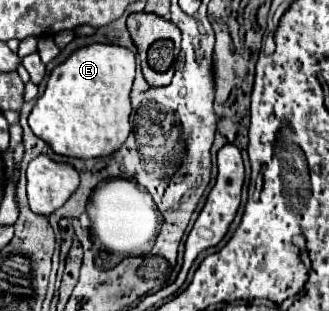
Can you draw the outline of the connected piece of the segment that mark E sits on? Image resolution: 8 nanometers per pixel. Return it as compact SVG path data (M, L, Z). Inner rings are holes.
M92 44L86 48L76 50L64 64L56 66L50 74L50 80L46 84L44 94L36 100L28 124L32 132L42 138L56 154L68 156L68 158L100 158L100 156L110 156L114 150L118 150L132 126L130 126L130 88L136 72L136 56L122 48L122 46L110 46L110 44Z

